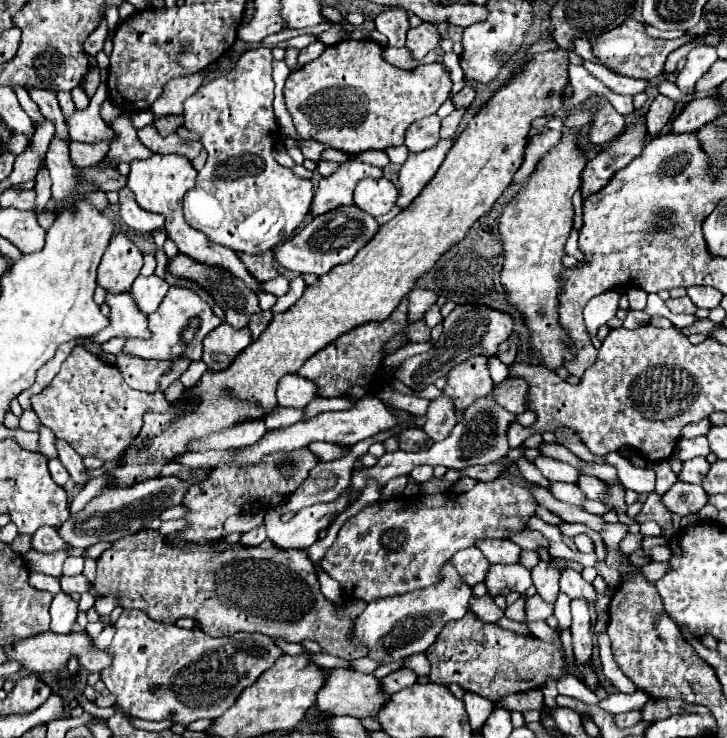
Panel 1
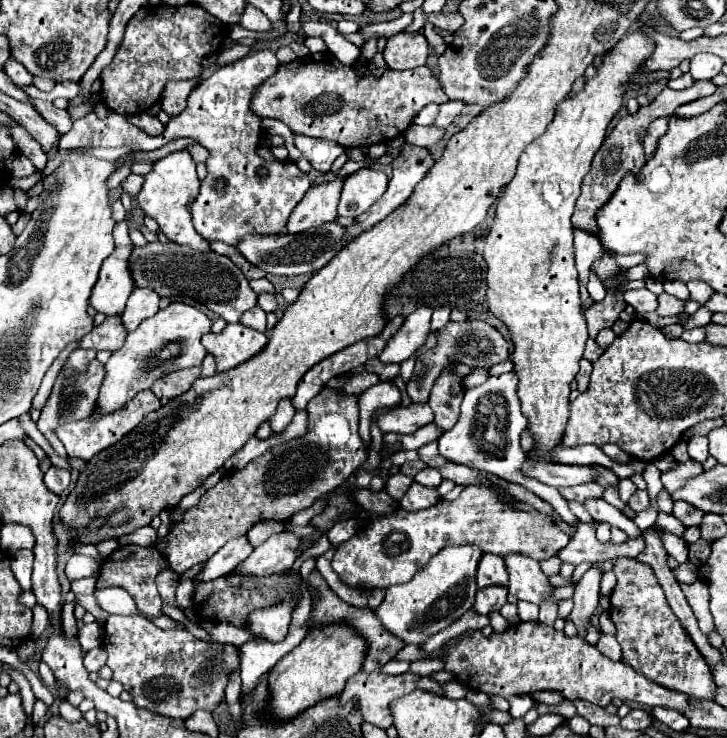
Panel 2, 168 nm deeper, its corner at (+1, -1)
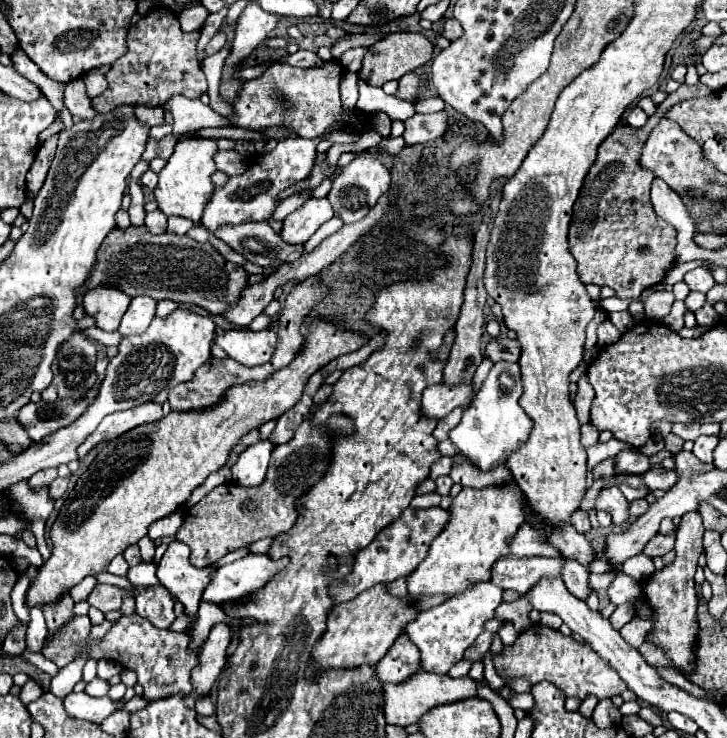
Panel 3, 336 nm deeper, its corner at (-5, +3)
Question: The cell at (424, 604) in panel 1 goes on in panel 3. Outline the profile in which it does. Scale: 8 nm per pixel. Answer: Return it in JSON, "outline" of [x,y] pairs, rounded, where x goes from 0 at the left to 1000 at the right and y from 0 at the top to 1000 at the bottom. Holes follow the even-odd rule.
{"outline":[[[707,653],[702,659],[671,659],[663,664],[635,661],[616,688],[616,713],[611,713],[608,724],[597,729],[586,759],[578,762],[561,783],[564,808],[627,808],[657,789],[671,789],[680,762],[702,751],[702,729],[707,729],[713,713],[724,705],[715,672],[718,669]]]}

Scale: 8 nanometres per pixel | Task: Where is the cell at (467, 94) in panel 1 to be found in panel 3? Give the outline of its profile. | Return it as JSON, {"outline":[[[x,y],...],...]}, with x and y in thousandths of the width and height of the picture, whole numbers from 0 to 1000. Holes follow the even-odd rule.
{"outline":[[[613,152],[600,154],[569,154],[556,165],[558,176],[553,182],[558,195],[578,195],[602,187],[613,176]]]}

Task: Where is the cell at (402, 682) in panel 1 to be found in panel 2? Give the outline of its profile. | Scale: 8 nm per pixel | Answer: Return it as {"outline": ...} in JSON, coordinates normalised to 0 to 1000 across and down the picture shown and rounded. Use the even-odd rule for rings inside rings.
{"outline":[[[583,892],[583,894],[572,894],[564,900],[564,913],[580,913],[580,916],[591,916],[594,911],[602,911],[608,908],[608,897],[602,894],[591,894],[591,892]]]}

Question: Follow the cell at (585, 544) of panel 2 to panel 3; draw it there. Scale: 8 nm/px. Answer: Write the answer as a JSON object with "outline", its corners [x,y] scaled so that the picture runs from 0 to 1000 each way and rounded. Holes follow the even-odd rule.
{"outline":[[[902,724],[891,740],[886,743],[886,751],[900,756],[900,753],[913,753],[927,743],[927,724]]]}

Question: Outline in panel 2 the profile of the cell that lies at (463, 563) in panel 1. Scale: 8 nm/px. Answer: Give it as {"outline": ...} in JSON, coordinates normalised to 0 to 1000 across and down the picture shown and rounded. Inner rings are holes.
{"outline":[[[663,751],[657,762],[657,775],[655,775],[655,791],[657,797],[669,797],[677,791],[699,791],[699,775],[693,770],[691,753],[682,751]]]}

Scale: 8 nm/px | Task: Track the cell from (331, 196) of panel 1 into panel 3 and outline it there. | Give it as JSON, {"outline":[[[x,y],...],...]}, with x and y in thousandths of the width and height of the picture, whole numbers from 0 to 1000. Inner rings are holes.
{"outline":[[[440,268],[440,271],[421,271],[418,279],[413,279],[410,285],[404,285],[402,290],[396,290],[391,295],[391,306],[385,314],[385,322],[391,328],[399,331],[421,331],[424,322],[454,295],[459,293],[457,279],[451,274],[451,268]]]}

